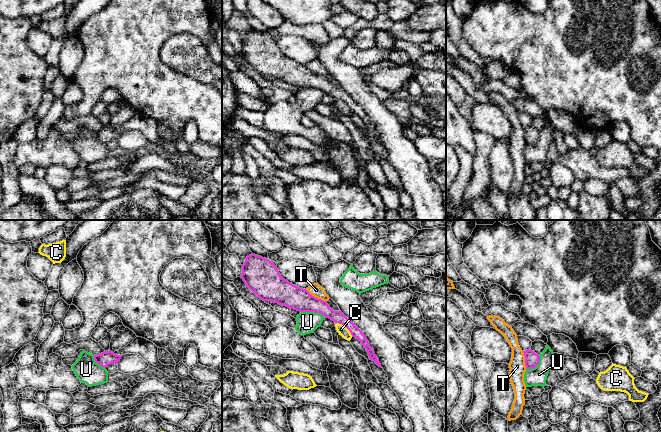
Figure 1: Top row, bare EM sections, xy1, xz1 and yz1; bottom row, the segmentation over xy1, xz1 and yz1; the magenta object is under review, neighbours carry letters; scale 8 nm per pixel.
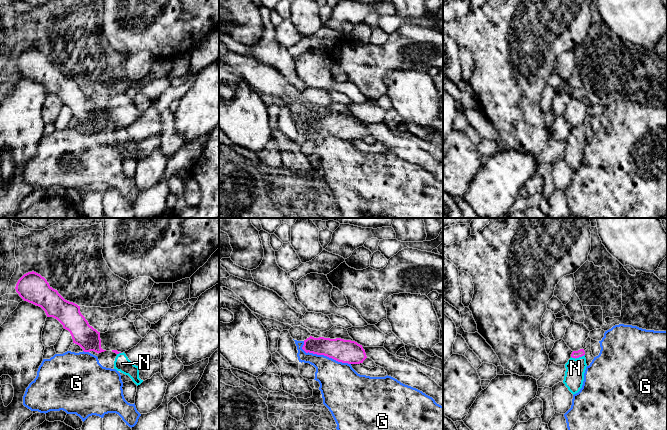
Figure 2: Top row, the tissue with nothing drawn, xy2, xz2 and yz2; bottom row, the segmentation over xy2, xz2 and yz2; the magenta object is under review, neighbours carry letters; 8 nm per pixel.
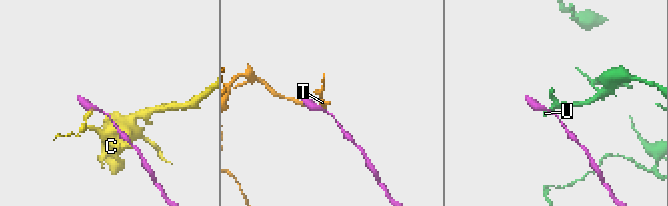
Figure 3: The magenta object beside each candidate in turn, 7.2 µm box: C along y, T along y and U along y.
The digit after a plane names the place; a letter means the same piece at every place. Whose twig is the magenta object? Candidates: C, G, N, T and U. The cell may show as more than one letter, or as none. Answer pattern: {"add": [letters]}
{"add": ["N"]}

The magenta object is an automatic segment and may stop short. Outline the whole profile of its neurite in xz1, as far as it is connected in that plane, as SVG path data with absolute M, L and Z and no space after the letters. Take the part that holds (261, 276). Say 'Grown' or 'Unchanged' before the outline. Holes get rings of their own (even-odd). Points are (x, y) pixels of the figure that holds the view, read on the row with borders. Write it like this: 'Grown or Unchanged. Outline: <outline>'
Unchanged. Outline: M255 254L247 256L242 265L241 278L246 286L263 301L272 301L300 312L319 313L335 323L344 325L364 346L369 359L381 367L364 333L349 318L341 311L331 309L326 301L312 296L306 289L283 279L270 260Z

